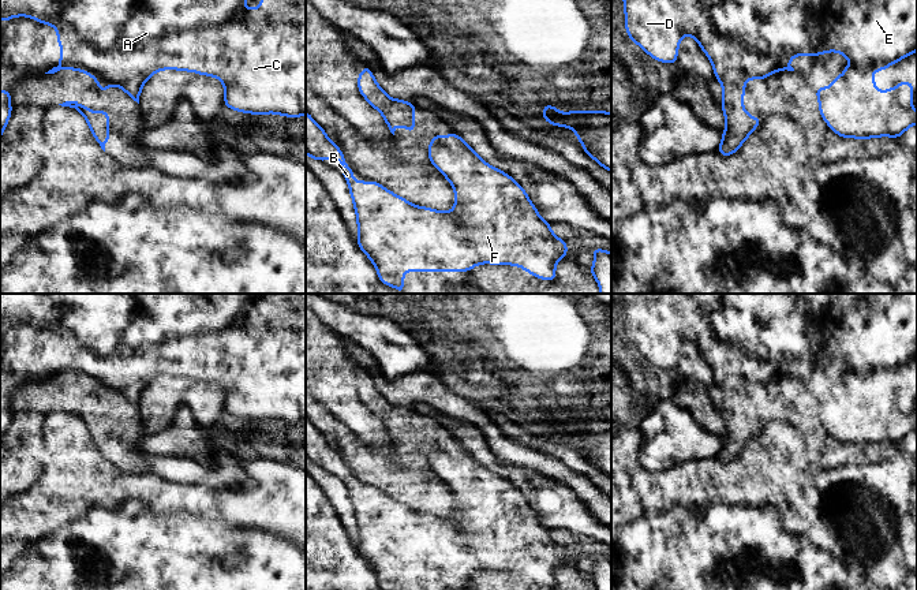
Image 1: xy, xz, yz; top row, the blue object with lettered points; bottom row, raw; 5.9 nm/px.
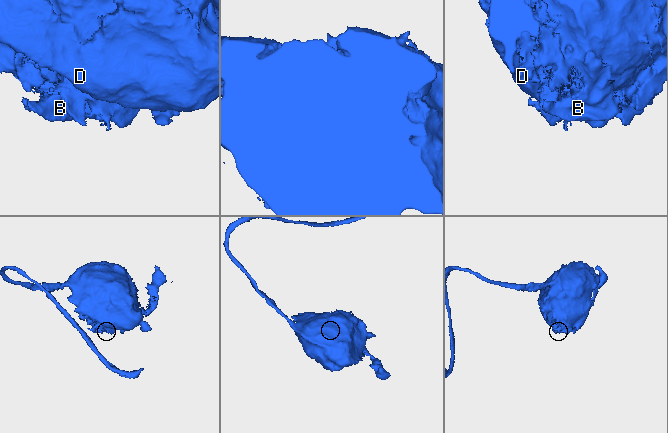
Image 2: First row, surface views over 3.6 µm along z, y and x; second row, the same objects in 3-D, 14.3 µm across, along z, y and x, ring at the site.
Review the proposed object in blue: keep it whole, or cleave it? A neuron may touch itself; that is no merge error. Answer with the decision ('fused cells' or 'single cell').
single cell

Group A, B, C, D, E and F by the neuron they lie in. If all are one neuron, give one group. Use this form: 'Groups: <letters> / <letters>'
Groups: A B C D E F

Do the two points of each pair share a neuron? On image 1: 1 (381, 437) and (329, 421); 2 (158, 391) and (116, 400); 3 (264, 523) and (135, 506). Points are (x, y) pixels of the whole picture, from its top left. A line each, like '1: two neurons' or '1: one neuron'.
1: two neurons
2: two neurons
3: one neuron

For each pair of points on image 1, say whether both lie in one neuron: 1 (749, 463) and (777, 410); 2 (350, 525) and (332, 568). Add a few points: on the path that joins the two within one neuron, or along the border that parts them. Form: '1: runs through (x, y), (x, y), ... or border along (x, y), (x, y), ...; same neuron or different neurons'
1: border along (763, 424), (783, 421), (800, 432); different neurons
2: border along (330, 504), (352, 545); different neurons

